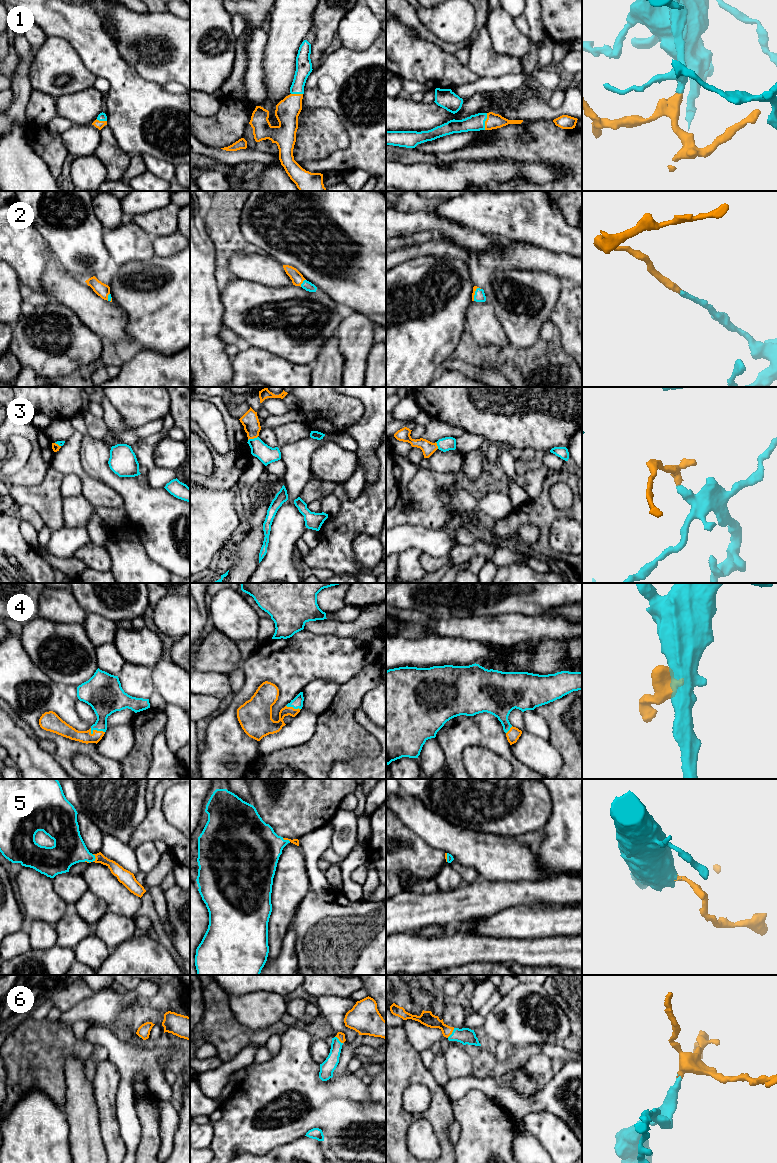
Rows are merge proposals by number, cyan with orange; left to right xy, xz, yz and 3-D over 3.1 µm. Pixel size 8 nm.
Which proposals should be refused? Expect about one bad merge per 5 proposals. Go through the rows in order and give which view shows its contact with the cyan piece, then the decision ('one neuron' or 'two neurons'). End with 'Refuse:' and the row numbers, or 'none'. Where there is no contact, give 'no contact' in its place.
1: contact in yz; one neuron
2: contact in xz; one neuron
3: contact in xz; two neurons
4: contact in xy; one neuron
5: contact in xy; one neuron
6: contact in yz; one neuron
Refuse: 3

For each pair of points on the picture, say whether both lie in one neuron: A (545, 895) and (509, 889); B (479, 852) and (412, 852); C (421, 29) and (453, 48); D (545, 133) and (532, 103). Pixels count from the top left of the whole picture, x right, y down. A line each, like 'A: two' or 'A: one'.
A: one
B: two
C: one
D: two

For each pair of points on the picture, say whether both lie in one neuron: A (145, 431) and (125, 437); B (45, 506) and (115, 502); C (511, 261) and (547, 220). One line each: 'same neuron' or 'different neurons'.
A: same neuron
B: different neurons
C: different neurons

